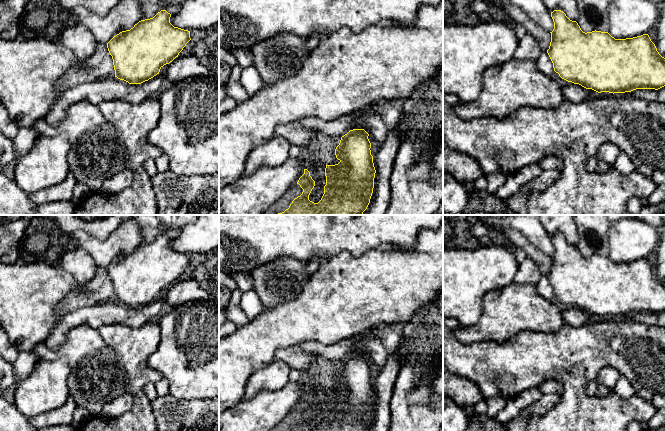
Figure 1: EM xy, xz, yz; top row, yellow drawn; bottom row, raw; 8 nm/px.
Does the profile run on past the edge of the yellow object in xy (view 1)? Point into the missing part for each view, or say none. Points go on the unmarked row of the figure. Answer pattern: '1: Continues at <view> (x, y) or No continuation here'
1: No continuation here

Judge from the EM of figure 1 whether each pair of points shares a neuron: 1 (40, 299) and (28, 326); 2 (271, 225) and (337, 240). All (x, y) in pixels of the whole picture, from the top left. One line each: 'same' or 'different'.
1: same
2: same

